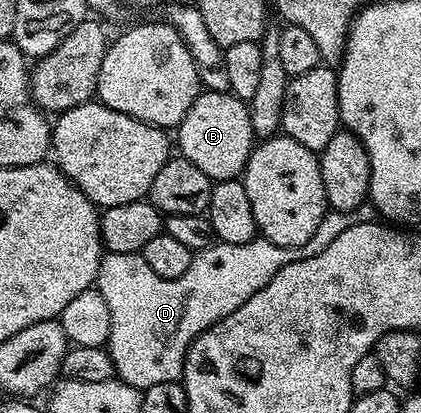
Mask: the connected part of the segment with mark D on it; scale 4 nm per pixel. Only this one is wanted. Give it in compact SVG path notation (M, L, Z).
M255 239L248 243L215 243L207 249L199 249L192 259L192 267L180 275L180 279L160 279L148 263L144 263L141 253L106 253L98 268L96 285L104 303L108 303L108 315L112 315L112 331L108 342L108 352L114 360L117 379L124 384L145 391L156 383L168 383L181 378L186 353L195 337L212 327L220 319L232 315L236 307L244 307L256 291L268 287L272 275L283 265L295 260L293 249L282 249L276 243L265 239Z

